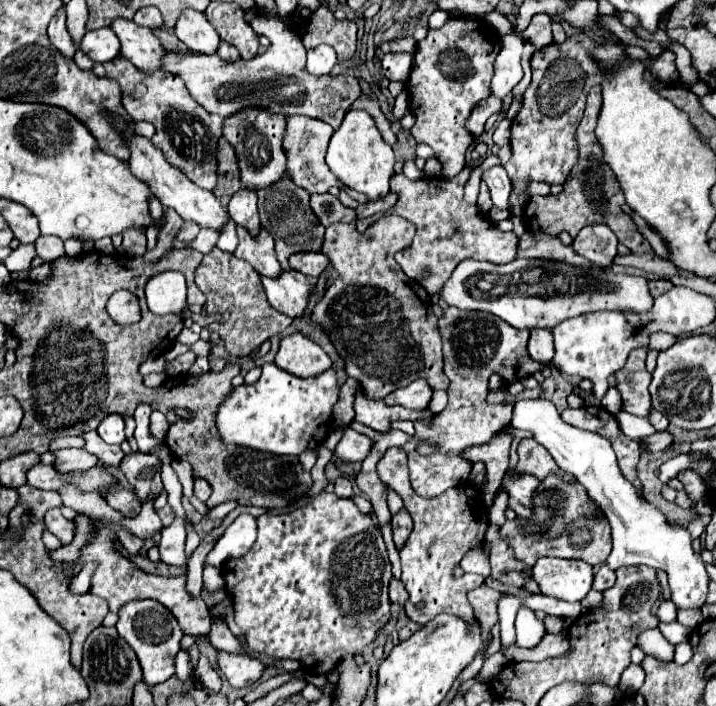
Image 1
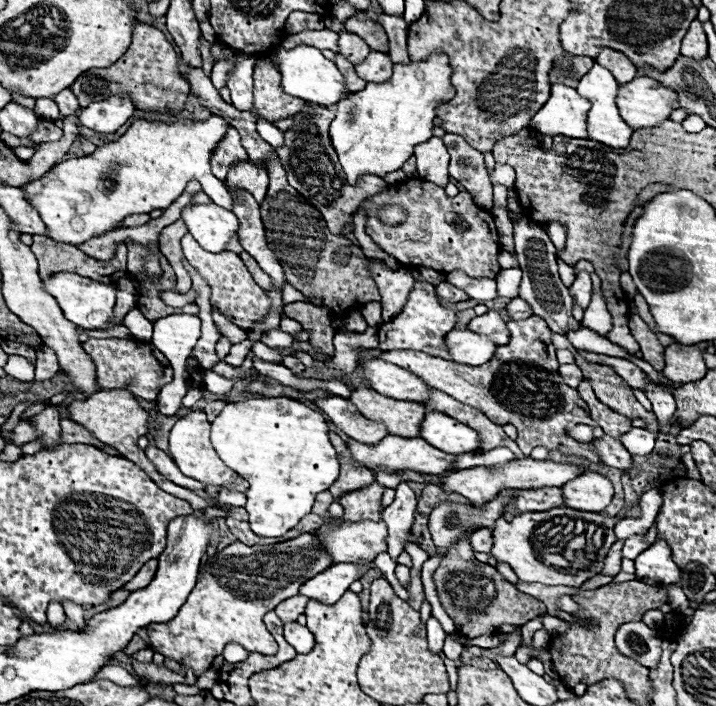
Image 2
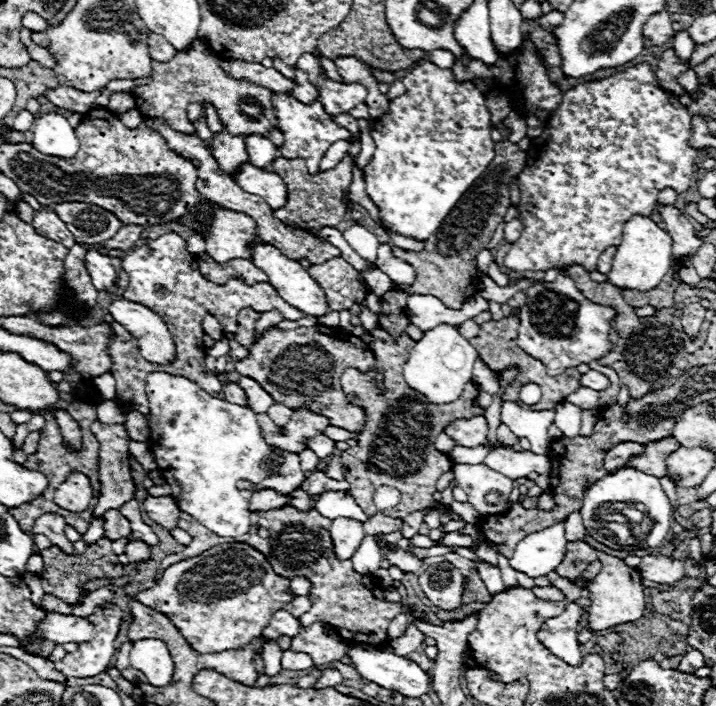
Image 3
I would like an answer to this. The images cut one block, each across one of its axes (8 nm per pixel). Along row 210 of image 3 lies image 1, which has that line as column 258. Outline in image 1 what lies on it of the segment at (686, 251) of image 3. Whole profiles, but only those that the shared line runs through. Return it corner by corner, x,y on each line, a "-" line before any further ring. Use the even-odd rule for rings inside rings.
218,652
218,664
232,688
248,688
256,684
266,668
256,656
240,656
230,652

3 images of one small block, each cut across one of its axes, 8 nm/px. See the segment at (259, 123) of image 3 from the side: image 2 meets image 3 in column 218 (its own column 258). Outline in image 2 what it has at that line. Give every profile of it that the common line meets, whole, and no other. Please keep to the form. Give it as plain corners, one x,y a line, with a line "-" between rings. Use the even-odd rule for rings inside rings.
268,56
258,58
258,66
254,68
252,114
274,124
278,120
284,120
296,114
296,110
300,112
302,106
304,106
304,100
284,94
284,90
280,88
280,72
270,66
270,58

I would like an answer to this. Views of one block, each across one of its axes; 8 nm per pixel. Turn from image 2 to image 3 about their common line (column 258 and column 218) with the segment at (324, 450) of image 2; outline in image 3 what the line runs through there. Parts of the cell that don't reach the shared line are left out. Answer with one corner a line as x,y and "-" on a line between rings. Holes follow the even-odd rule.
154,372
146,378
148,404
150,404
150,450
156,456
156,464
172,488
172,496
178,500
182,512
192,514
202,526
212,530
222,538
236,538
250,530
250,498
254,490
238,490
238,480
250,480
254,484
262,482
266,476
276,472
272,466
274,446
266,444
262,438
262,428
258,426
256,414
248,406
230,404
226,400
206,394
198,384
182,376
170,376
166,372

